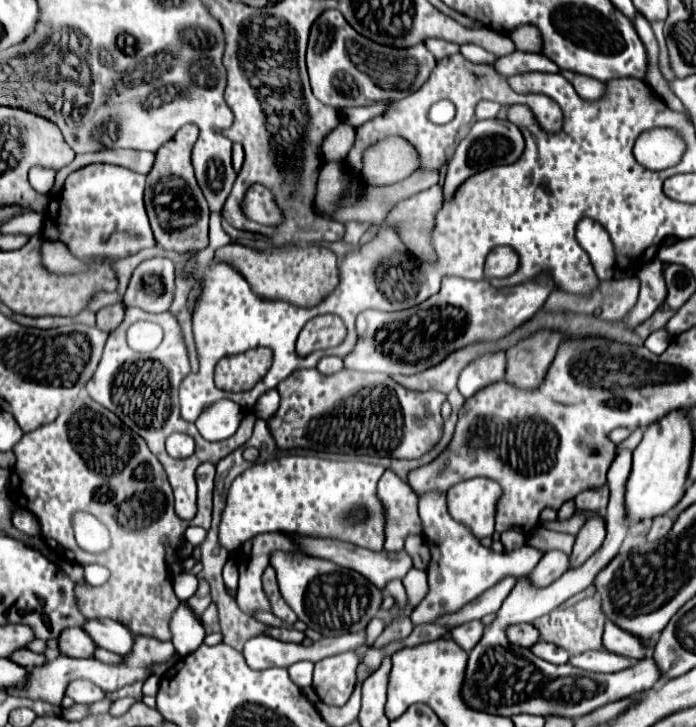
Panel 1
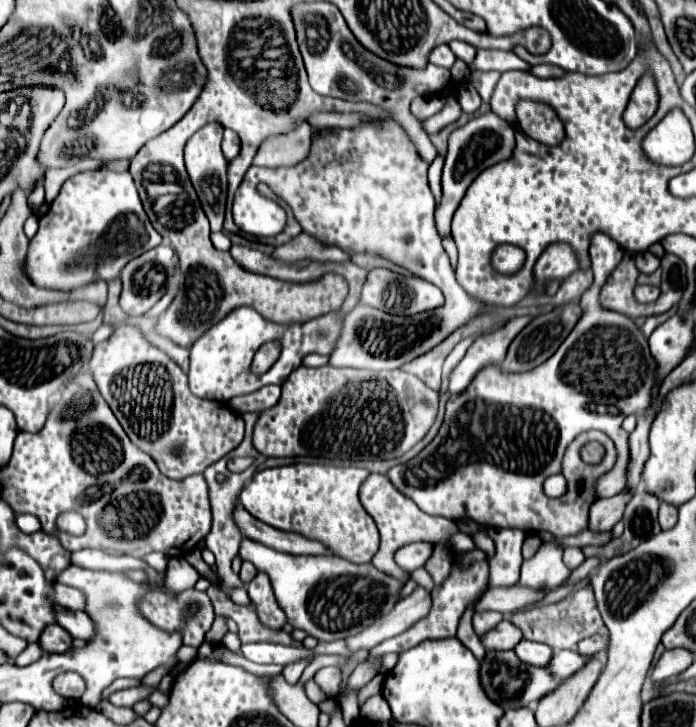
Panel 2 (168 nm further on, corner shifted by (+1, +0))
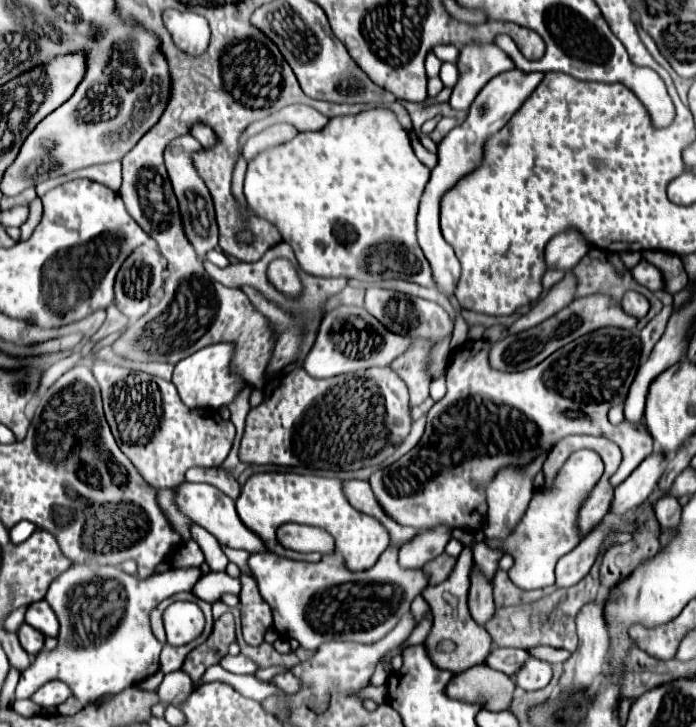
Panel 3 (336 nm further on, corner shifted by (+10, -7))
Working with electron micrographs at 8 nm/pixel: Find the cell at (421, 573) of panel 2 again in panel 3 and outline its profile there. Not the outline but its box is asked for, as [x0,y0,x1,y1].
[411,595,429,623]

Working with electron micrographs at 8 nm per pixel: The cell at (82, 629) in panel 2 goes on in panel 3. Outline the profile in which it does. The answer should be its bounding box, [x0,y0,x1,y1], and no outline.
[25,601,59,637]

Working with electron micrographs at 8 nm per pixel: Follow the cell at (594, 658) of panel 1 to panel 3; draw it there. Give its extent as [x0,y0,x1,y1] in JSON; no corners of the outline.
[515,657,553,691]

